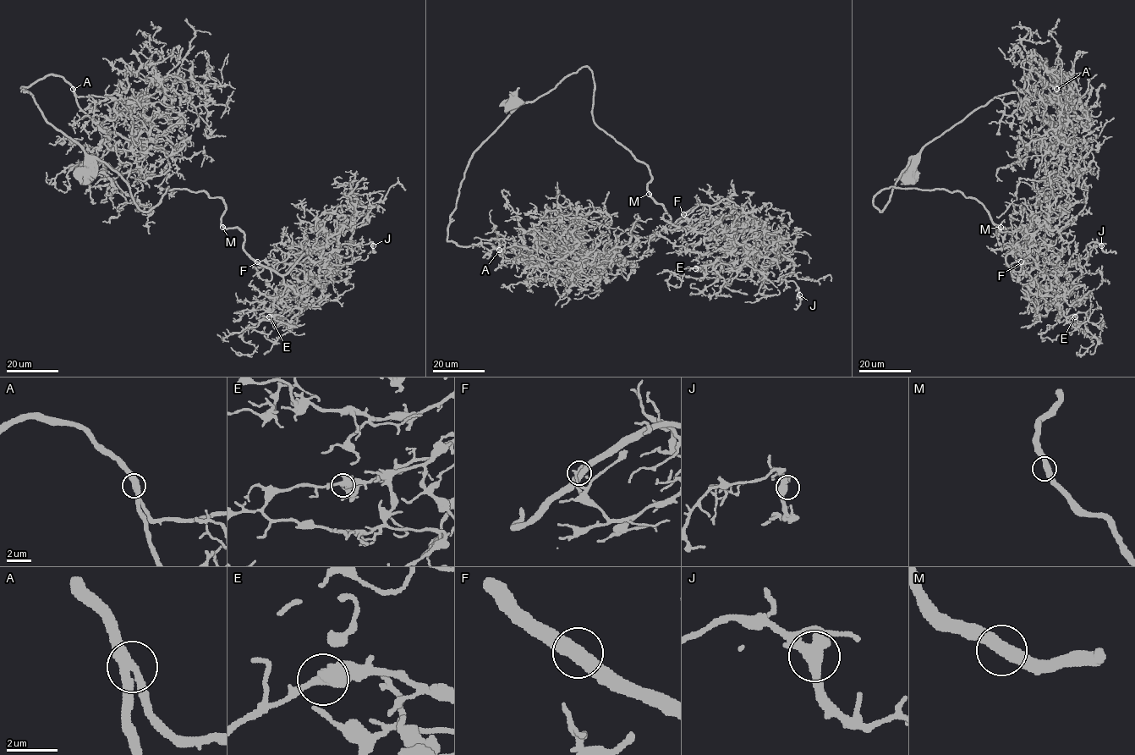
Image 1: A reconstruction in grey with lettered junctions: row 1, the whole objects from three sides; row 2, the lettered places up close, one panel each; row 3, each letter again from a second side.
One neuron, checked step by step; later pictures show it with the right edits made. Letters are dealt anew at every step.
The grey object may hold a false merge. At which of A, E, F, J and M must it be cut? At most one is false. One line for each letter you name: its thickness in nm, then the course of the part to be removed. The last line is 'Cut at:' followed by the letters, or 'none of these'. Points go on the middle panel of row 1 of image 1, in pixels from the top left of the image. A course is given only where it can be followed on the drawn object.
Cut at: none of these

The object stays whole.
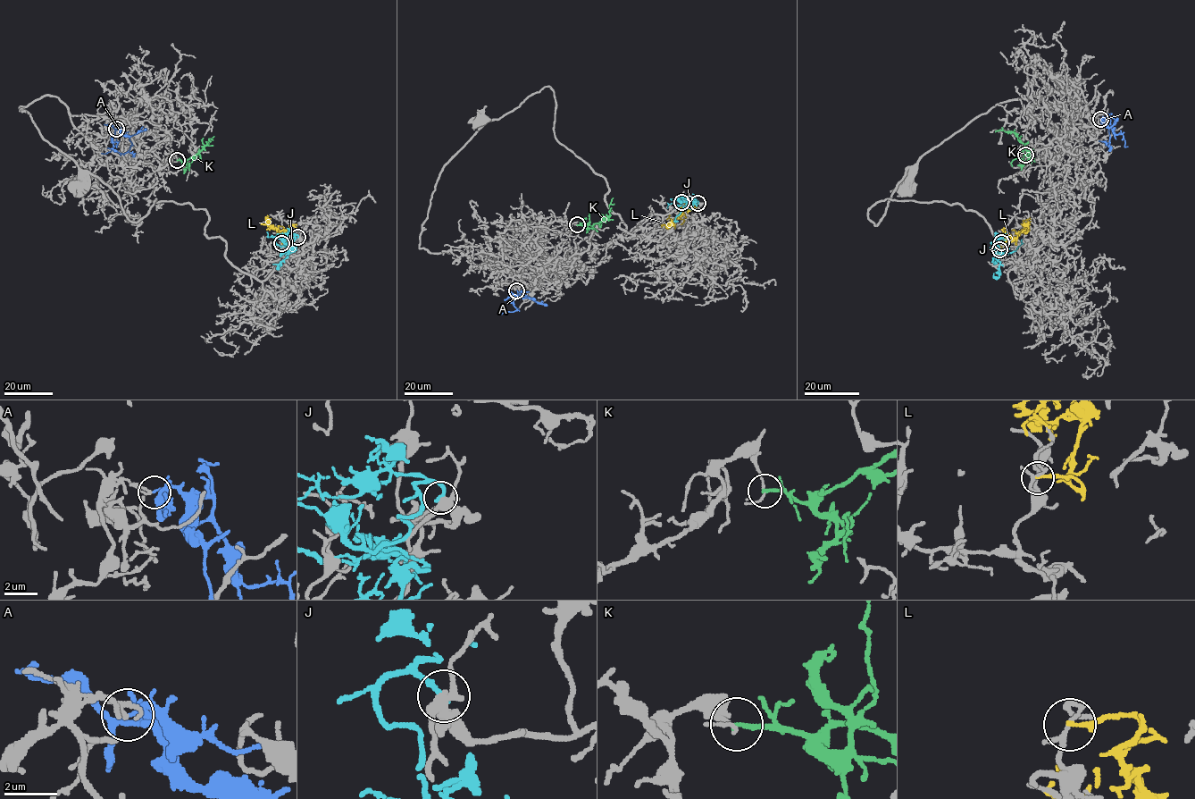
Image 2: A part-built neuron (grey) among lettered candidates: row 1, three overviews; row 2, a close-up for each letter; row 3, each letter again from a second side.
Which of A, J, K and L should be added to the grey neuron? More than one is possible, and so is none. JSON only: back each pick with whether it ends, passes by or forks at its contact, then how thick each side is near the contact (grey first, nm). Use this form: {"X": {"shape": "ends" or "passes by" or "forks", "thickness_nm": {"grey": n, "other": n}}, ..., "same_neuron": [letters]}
{"A": {"shape": "ends", "thickness_nm": {"grey": 80, "other": 110}}, "same_neuron": ["A"]}

